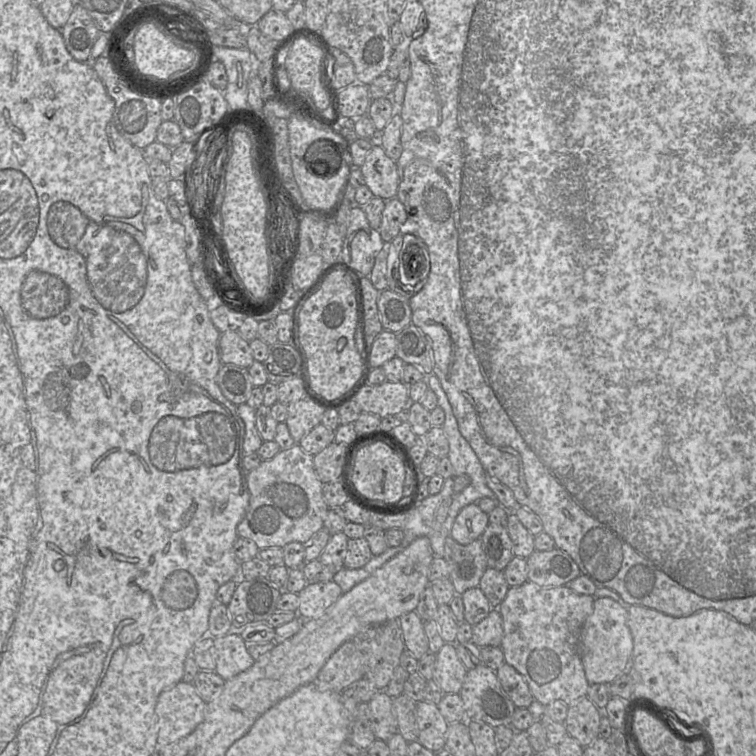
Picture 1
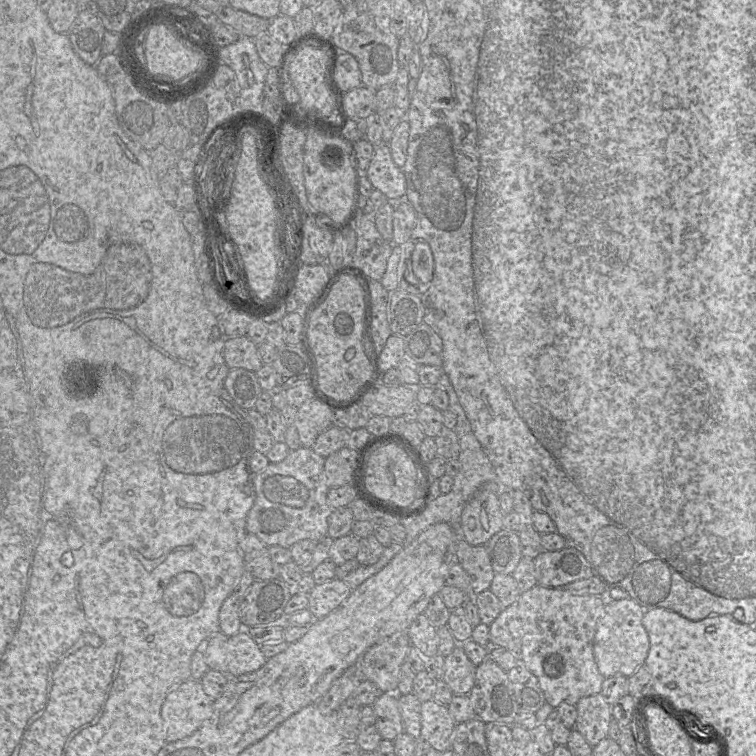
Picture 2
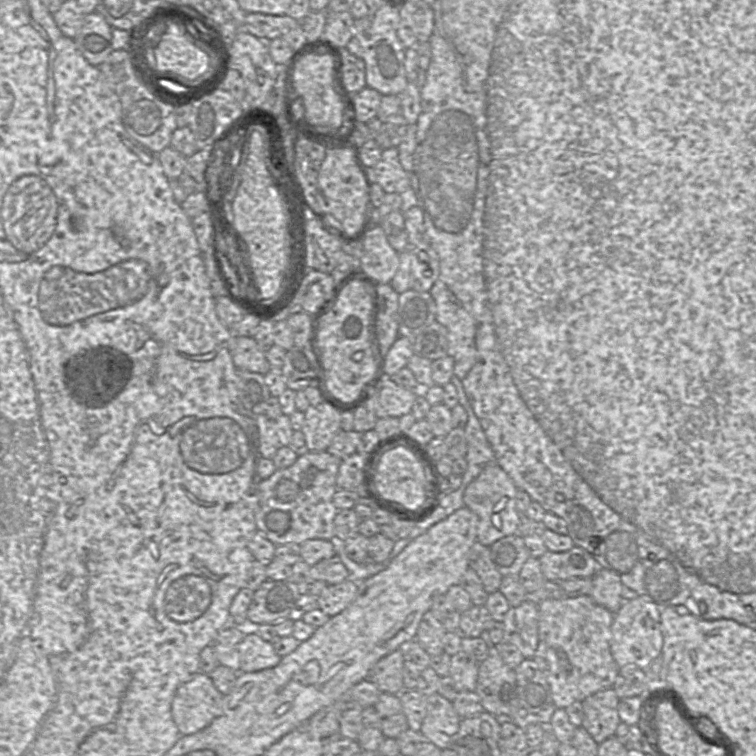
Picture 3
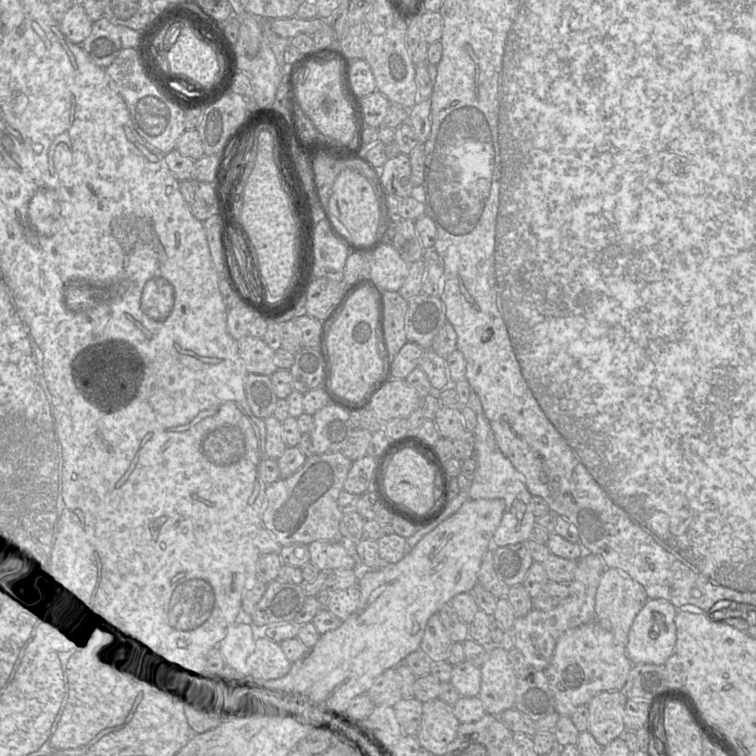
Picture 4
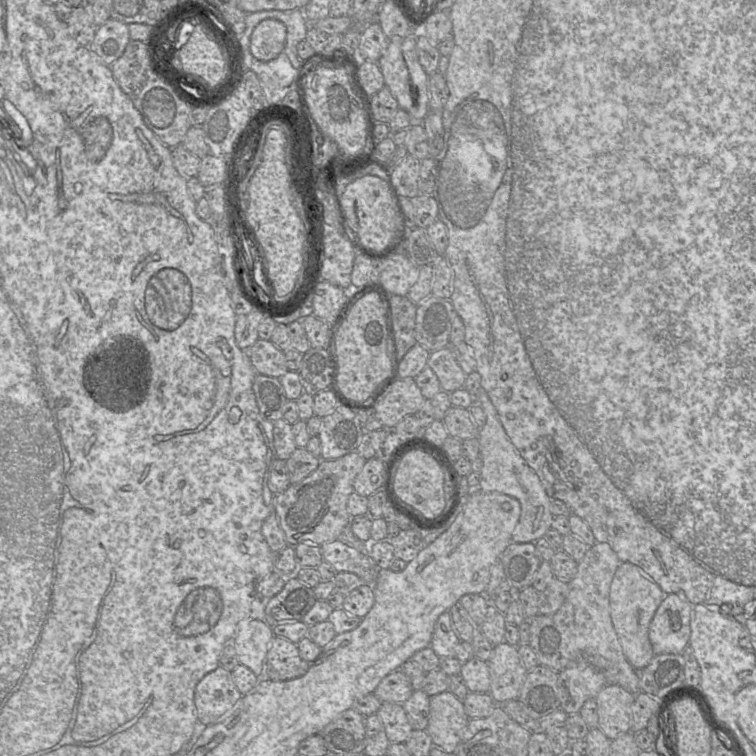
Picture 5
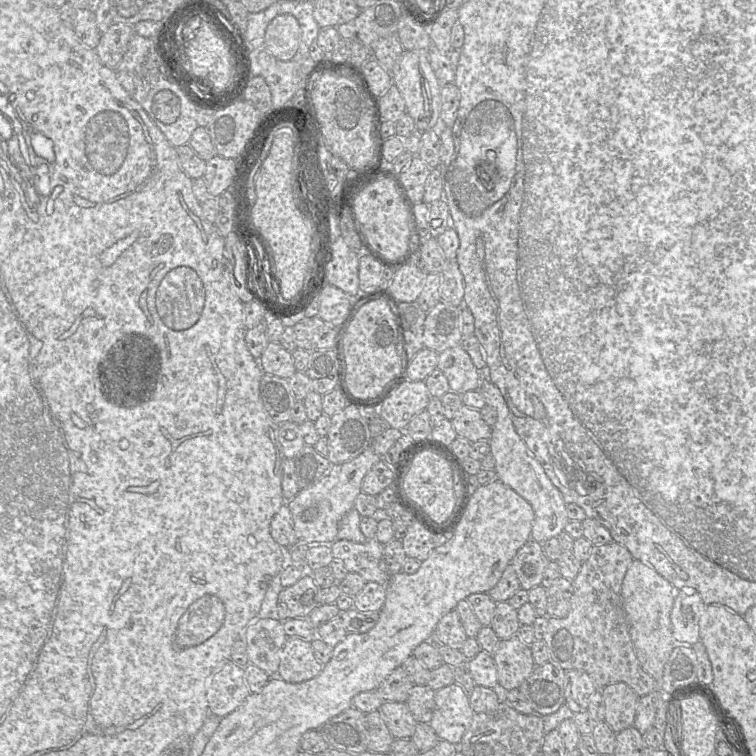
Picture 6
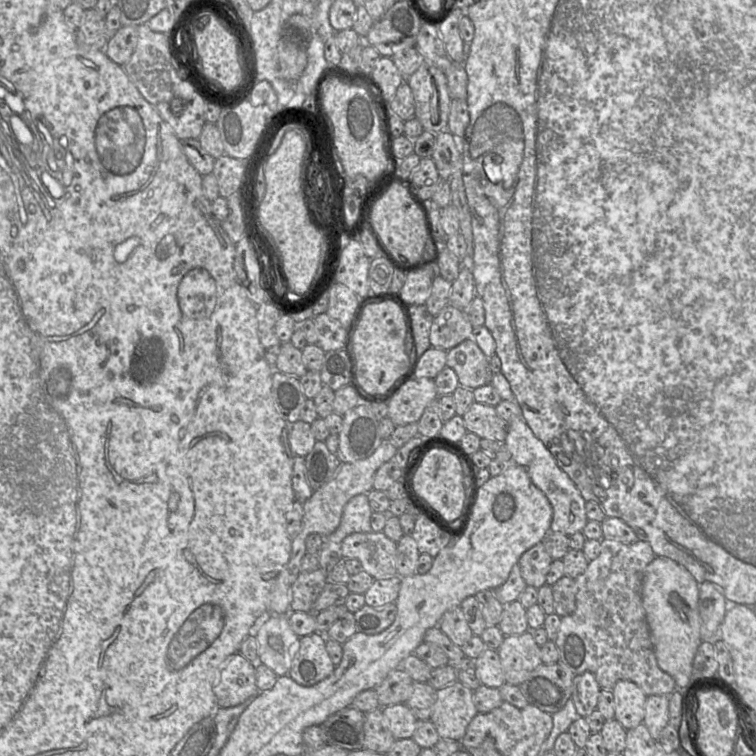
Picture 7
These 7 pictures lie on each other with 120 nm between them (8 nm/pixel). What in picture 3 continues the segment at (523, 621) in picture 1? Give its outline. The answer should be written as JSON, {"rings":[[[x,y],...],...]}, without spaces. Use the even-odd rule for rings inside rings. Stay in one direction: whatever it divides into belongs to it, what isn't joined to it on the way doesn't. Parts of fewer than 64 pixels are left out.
{"rings":[[[580,595],[564,599],[546,599],[538,603],[539,642],[533,659],[545,673],[552,695],[552,704],[565,709],[572,703],[583,702],[588,696],[611,688],[619,673],[611,650],[611,626],[614,614],[597,604],[590,595]]]}

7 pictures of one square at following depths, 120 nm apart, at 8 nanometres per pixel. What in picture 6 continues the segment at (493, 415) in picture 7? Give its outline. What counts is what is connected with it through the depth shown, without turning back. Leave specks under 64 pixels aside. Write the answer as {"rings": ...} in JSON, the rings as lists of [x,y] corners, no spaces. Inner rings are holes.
{"rings":[[[463,405],[451,422],[457,435],[471,442],[489,440],[491,437],[492,427],[483,420],[478,409]]]}

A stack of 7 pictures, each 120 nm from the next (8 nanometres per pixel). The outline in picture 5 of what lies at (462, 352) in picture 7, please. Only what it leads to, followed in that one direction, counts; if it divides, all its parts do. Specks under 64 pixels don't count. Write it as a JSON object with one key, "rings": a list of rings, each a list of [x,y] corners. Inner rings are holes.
{"rings":[[[445,347],[430,353],[427,367],[436,374],[442,391],[452,393],[464,386],[467,374],[457,362],[452,347]]]}

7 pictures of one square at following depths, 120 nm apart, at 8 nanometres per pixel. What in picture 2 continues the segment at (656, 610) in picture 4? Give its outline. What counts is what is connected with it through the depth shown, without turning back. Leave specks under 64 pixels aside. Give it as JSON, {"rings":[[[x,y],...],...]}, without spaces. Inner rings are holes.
{"rings":[[[632,599],[608,600],[598,621],[594,638],[594,657],[600,673],[605,677],[630,677],[644,665],[650,642],[643,626],[645,608]]]}

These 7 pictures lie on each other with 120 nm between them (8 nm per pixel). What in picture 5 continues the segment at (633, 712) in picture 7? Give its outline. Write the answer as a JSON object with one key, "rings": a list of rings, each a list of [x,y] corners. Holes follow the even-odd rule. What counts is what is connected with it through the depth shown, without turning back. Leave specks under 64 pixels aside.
{"rings":[[[607,684],[597,694],[598,728],[611,741],[631,731],[635,695],[619,685]]]}

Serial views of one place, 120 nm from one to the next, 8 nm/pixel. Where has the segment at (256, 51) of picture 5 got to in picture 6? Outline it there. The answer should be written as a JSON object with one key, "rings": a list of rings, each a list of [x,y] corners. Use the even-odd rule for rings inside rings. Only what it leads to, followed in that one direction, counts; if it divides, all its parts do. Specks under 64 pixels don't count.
{"rings":[[[291,14],[276,16],[268,24],[264,42],[267,50],[281,61],[288,61],[295,57],[301,37],[298,20]]]}

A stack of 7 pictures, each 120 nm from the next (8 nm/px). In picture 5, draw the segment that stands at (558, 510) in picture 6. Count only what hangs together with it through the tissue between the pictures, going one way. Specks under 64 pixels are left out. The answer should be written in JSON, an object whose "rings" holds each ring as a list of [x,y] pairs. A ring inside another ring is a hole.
{"rings":[[[480,388],[474,397],[475,402],[483,408],[486,415],[486,422],[480,428],[477,436],[482,461],[479,490],[498,492],[517,499],[521,506],[521,514],[512,534],[512,543],[534,543],[544,537],[545,533],[551,528],[554,519],[551,513],[552,499],[547,494],[538,475],[528,466],[509,439],[488,394]]]}

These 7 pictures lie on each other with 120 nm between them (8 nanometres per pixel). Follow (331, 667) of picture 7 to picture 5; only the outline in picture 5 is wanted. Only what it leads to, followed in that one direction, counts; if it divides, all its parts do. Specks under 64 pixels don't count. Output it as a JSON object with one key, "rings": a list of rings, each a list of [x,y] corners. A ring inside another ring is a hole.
{"rings":[[[274,636],[267,652],[264,677],[272,681],[287,681],[304,675],[311,663],[304,661],[296,643]]]}

